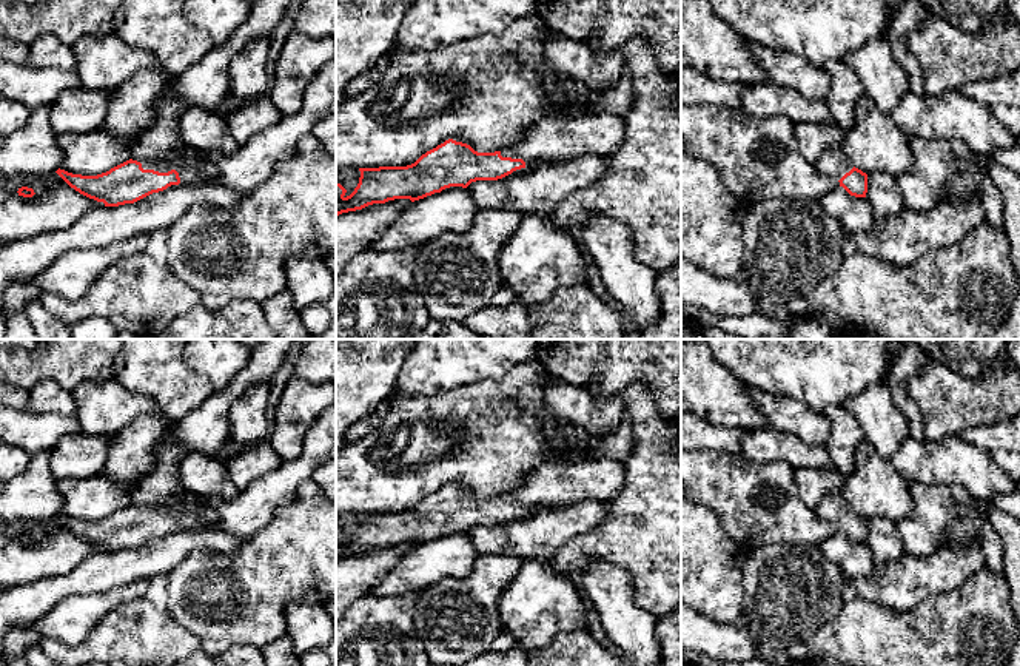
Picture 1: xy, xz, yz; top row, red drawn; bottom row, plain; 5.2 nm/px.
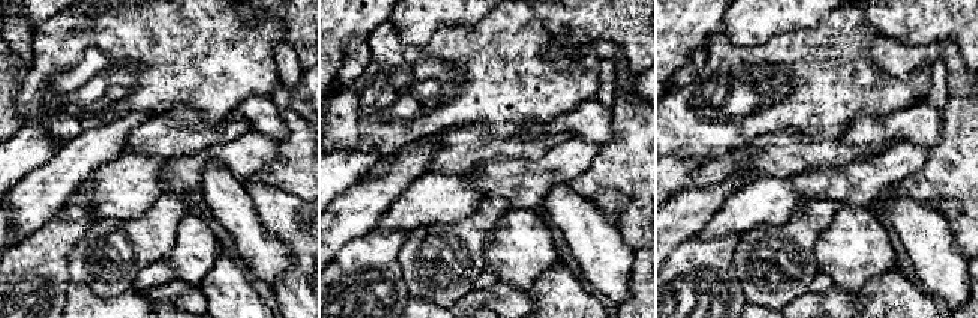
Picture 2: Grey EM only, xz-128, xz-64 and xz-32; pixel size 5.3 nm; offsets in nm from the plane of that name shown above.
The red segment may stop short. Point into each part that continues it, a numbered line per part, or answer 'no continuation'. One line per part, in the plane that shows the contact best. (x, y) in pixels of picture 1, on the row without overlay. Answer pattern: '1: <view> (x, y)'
1: xy (188, 507)

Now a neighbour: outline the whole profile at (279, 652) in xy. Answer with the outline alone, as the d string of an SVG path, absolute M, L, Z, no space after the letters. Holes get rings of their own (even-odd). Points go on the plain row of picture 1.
M287 634L265 644L262 654L267 666L302 666L299 655L293 651L293 641Z

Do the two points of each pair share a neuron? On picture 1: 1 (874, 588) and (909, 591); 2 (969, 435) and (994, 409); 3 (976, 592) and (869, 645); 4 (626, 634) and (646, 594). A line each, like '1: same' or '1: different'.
1: same
2: different
3: same
4: different

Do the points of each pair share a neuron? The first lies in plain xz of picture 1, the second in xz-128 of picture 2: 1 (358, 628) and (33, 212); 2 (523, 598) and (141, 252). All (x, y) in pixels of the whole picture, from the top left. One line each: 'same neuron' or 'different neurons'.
1: different neurons
2: different neurons

